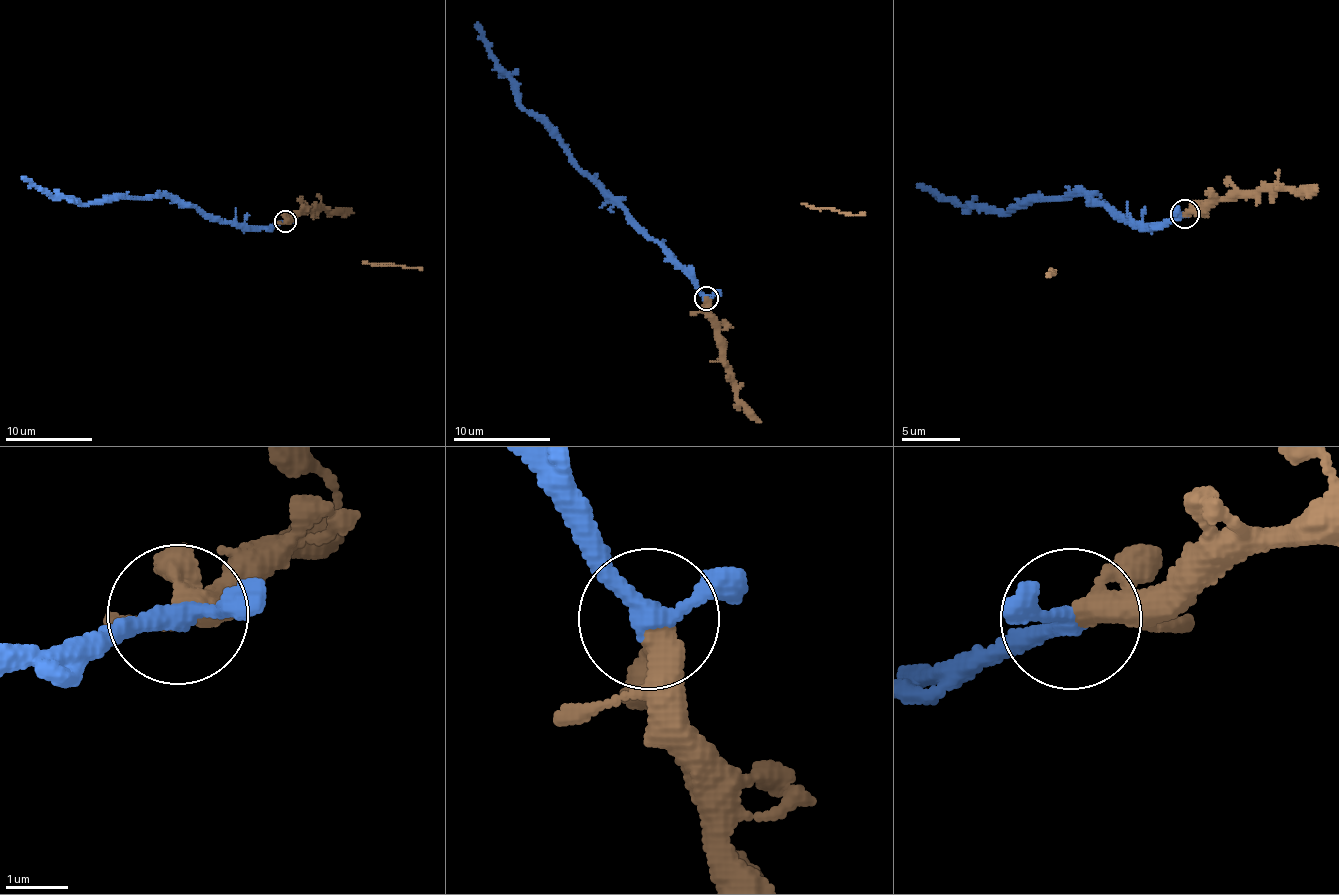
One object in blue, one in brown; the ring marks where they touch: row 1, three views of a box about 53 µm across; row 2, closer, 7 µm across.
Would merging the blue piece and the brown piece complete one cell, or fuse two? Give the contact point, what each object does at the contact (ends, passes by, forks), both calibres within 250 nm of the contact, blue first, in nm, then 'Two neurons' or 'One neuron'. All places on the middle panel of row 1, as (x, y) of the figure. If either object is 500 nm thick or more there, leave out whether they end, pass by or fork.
Place: (706, 298). At the ring blue passes by. At the ring brown ends. Thickness 280 nm (blue) against 480 nm. One neuron

